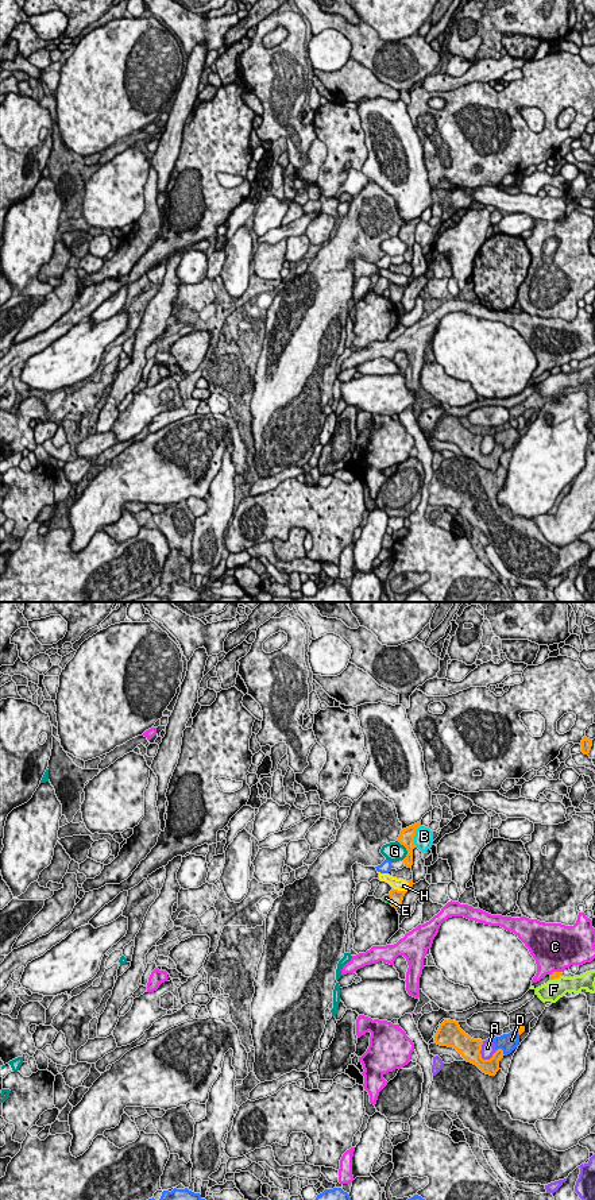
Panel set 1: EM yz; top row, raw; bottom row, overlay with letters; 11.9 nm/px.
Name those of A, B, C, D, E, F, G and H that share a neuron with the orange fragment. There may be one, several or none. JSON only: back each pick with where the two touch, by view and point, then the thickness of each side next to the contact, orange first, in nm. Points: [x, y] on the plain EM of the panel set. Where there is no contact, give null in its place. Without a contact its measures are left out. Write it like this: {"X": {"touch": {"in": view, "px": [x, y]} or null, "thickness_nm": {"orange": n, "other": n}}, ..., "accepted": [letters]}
{"accepted": []}

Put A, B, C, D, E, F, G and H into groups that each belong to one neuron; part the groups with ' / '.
A / B / C / D / E / F / G / H

